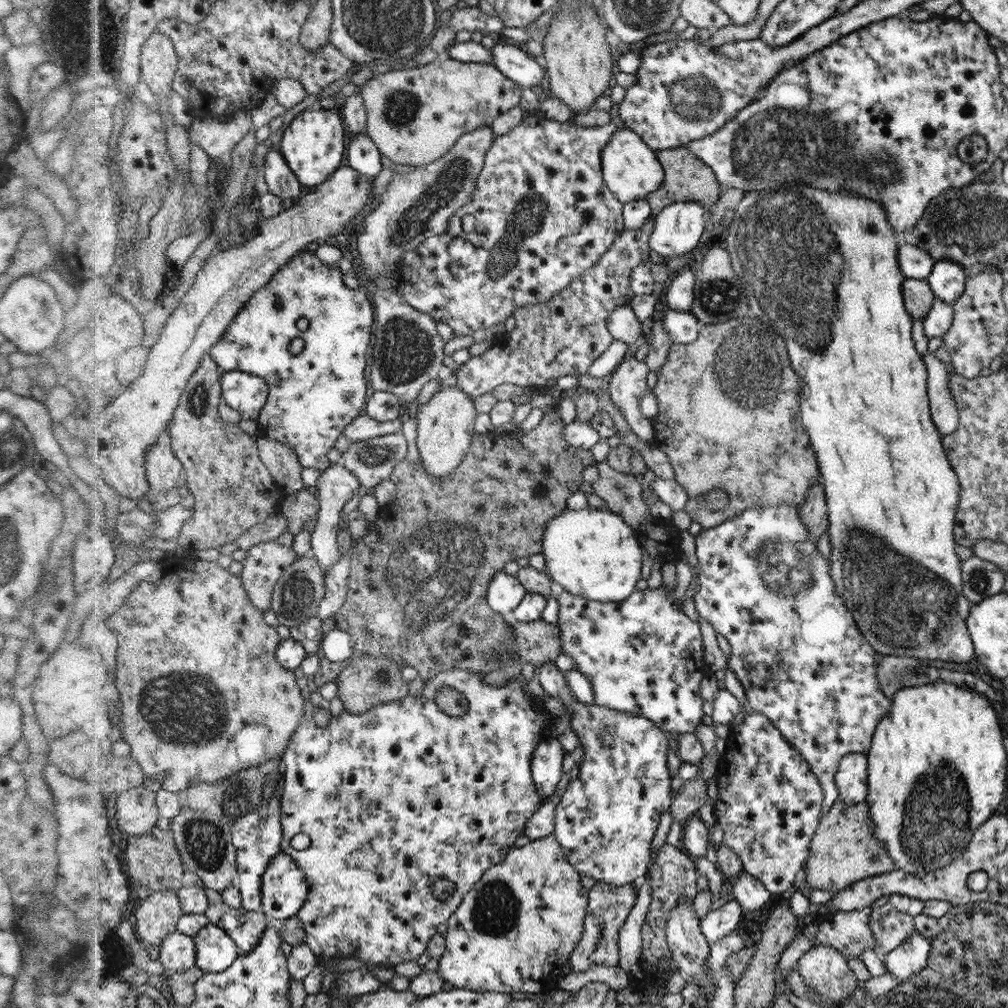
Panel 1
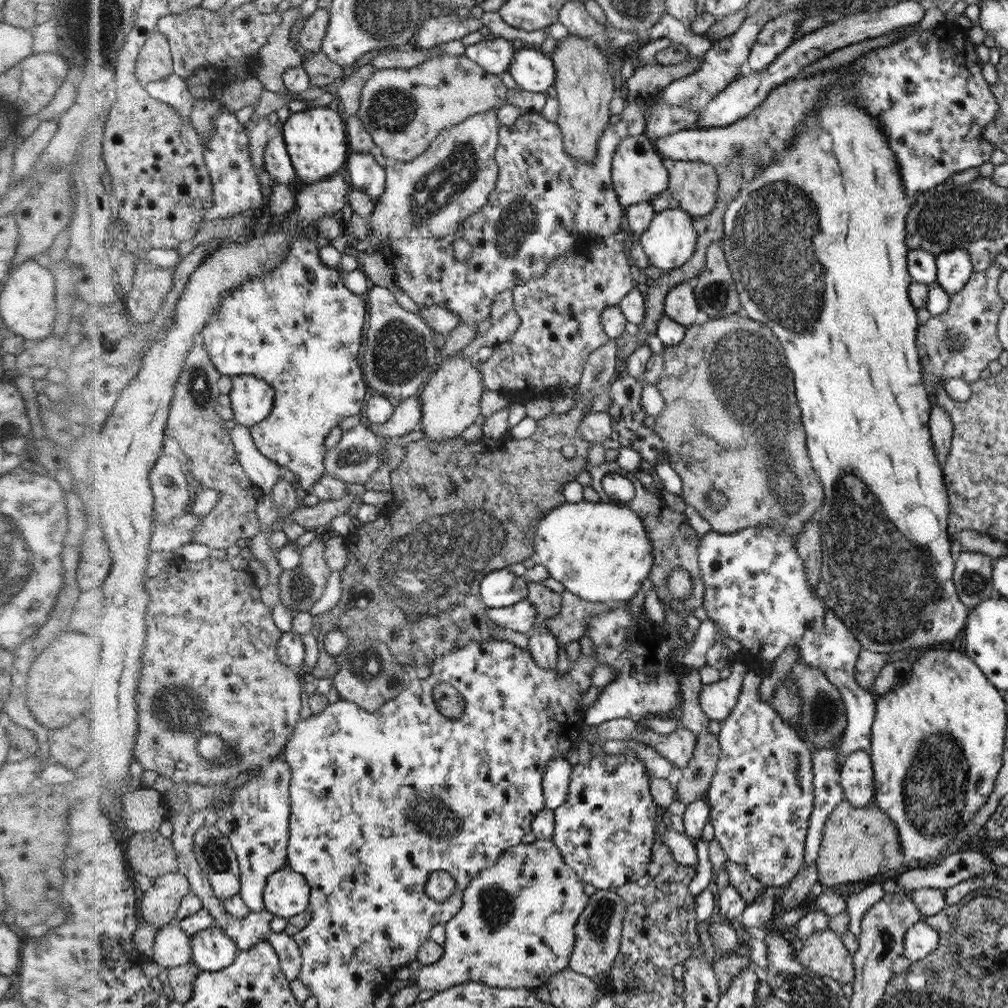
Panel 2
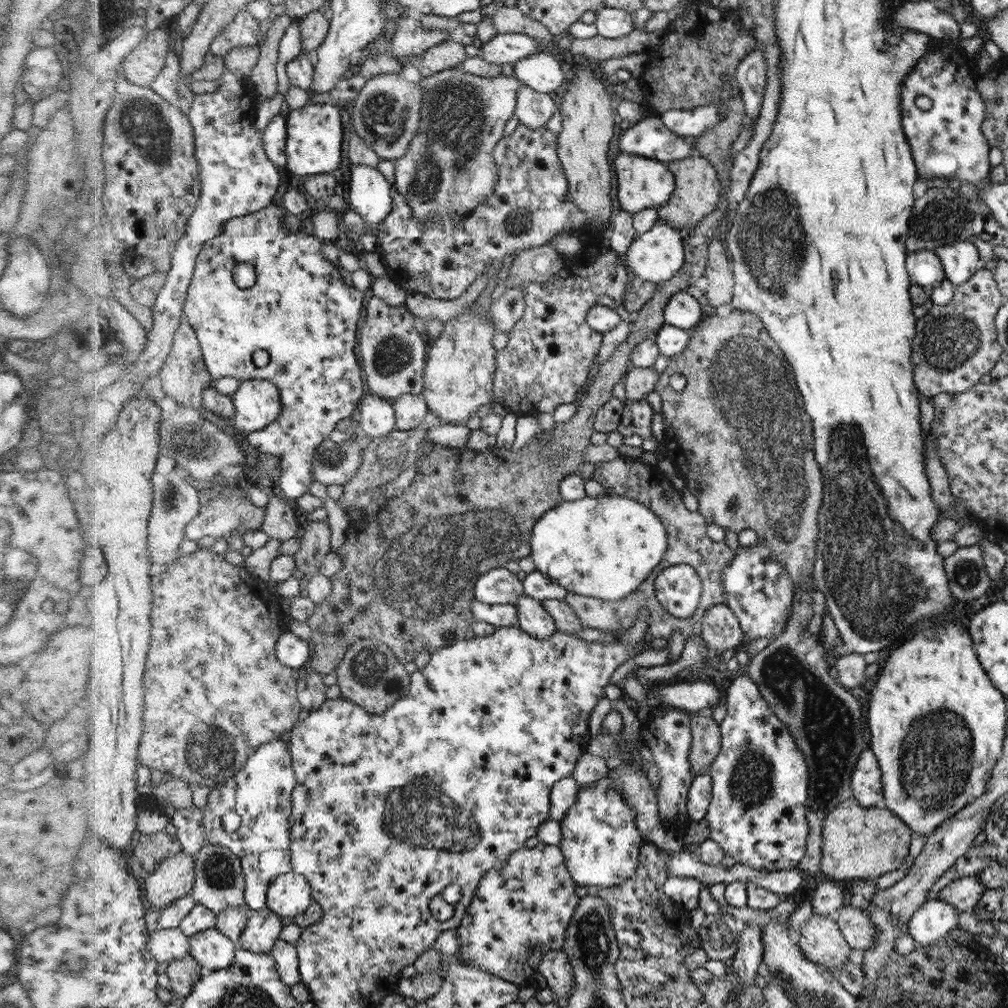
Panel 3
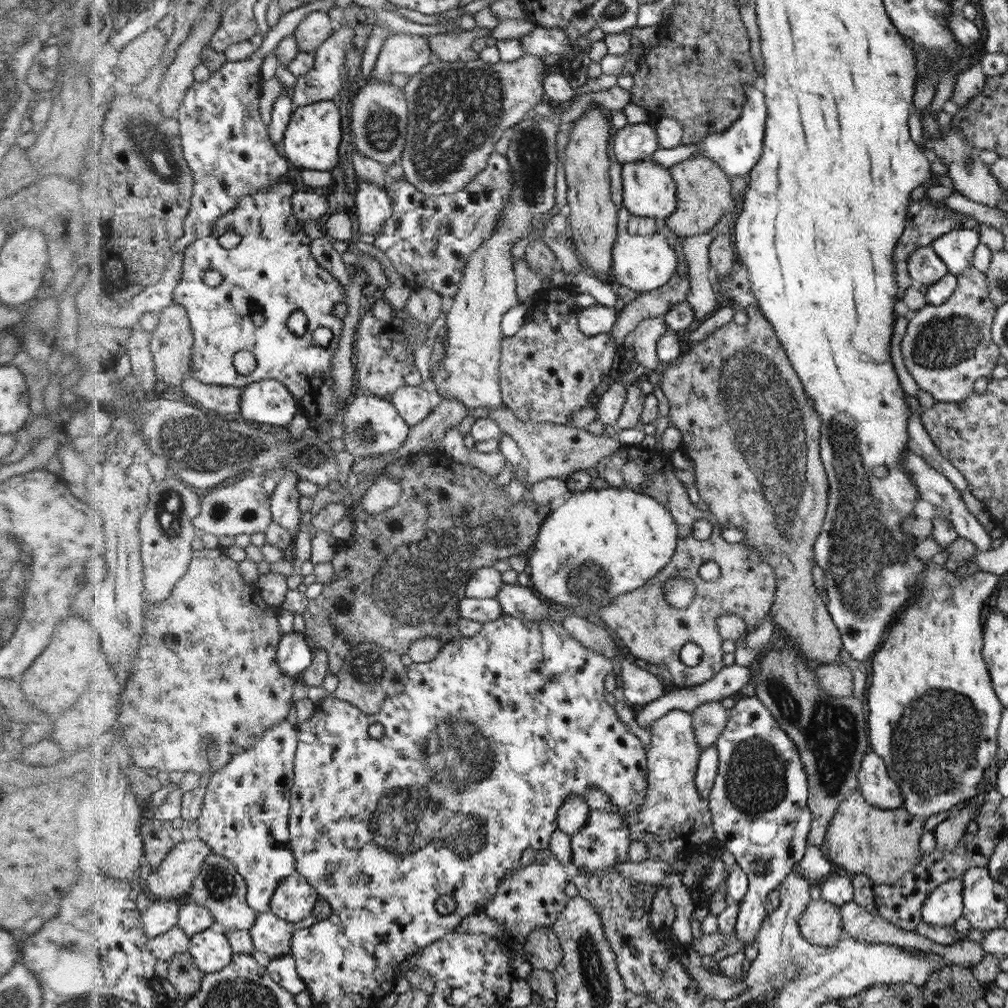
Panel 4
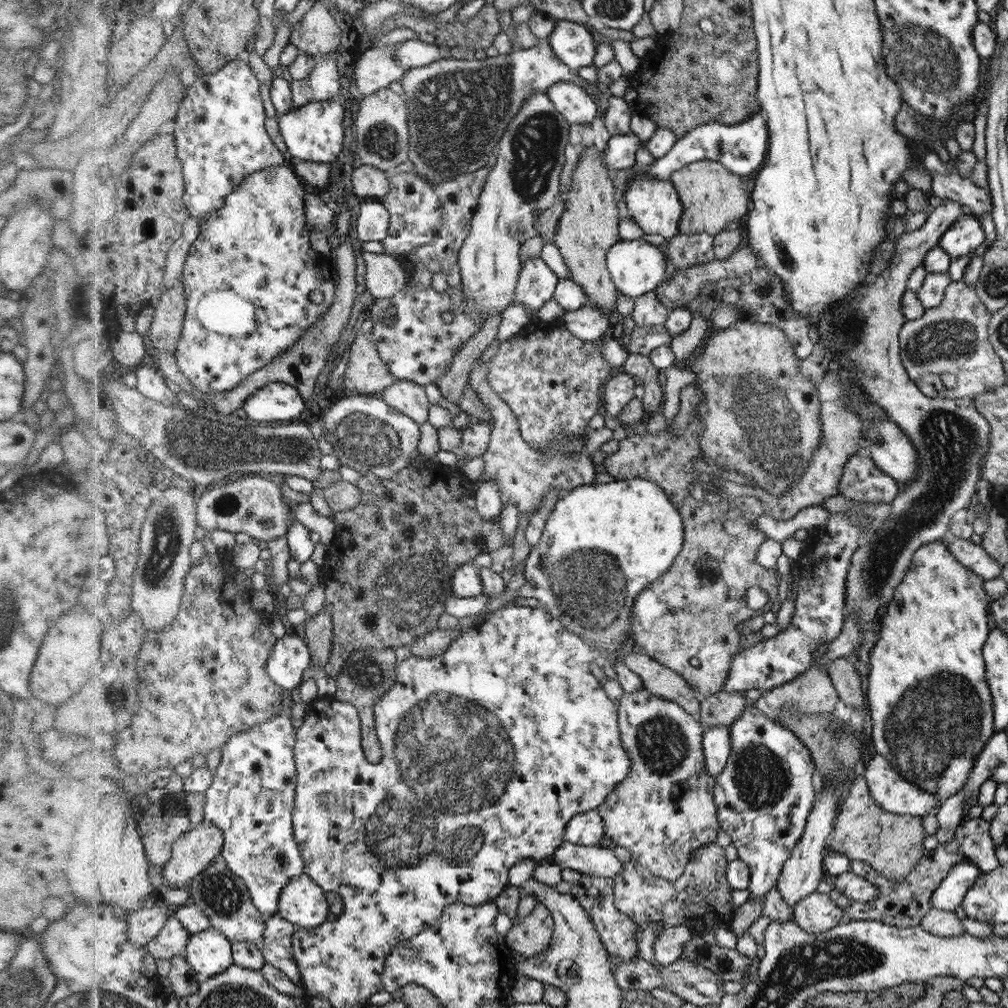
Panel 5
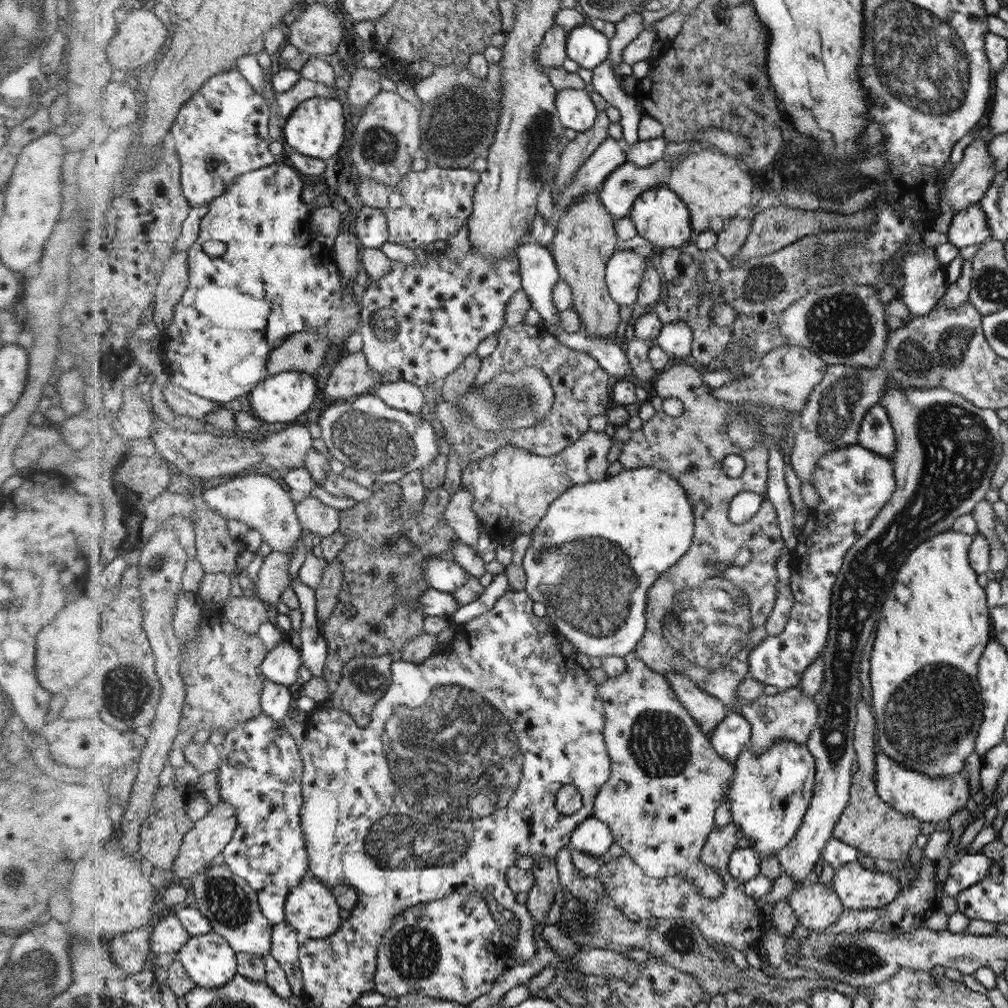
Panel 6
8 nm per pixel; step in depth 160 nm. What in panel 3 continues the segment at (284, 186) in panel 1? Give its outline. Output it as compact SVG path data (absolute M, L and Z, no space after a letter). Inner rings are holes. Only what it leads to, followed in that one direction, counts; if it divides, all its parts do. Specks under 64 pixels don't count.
M288 112L280 113L274 122L265 130L265 147L269 152L269 157L278 165L289 166L289 156L287 151L289 139Z

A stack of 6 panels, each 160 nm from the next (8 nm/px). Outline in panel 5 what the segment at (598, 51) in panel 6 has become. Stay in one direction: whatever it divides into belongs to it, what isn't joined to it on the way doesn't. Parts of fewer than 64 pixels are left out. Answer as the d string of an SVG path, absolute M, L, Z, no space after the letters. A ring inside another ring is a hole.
M559 19L547 40L556 55L572 70L577 72L580 68L593 64L596 47L591 26Z

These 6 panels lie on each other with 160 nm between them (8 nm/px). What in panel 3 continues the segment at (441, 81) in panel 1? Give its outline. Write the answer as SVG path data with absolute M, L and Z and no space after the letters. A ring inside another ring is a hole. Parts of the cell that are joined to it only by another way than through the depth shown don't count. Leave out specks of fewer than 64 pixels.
M399 73L377 74L365 82L364 88L351 104L355 133L384 160L395 162L409 150L409 144L421 126L421 106L425 102L421 82L410 82Z

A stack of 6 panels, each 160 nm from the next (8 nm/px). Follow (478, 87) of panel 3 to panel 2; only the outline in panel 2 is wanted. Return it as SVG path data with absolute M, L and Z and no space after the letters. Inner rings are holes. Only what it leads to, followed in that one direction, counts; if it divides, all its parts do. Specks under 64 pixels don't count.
M491 108L486 112L479 112L478 114L474 114L469 116L464 122L457 124L456 126L446 128L441 132L440 135L437 136L436 139L433 140L433 143L429 147L429 150L423 152L420 156L417 156L414 160L406 160L406 161L392 161L385 168L385 189L384 192L379 196L377 203L375 204L374 210L371 212L369 216L369 234L373 234L375 238L377 238L377 242L380 244L379 252L382 252L382 245L384 243L390 242L390 239L397 239L402 236L406 238L418 238L418 239L432 239L432 238L442 238L442 237L451 237L456 231L459 230L460 224L464 222L465 219L468 219L469 216L472 216L475 212L481 210L482 207L489 200L490 194L495 190L497 186L497 180L499 175L500 167L497 164L496 159L496 150L498 148L498 128L500 128L500 124L498 124L498 120L496 120L496 110Z

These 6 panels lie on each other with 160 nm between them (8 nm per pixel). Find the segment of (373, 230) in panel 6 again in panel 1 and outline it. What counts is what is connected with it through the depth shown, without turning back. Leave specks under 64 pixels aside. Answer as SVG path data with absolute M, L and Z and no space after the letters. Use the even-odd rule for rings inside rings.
M364 132L352 135L349 143L348 166L366 178L375 180L382 170L382 153L374 141Z

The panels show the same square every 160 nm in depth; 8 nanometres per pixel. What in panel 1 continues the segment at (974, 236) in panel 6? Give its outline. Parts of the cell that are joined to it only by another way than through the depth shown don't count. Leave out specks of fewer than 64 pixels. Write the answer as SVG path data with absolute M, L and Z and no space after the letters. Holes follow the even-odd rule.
M938 260L935 261L927 282L935 299L952 304L963 296L964 282L968 282L968 277L956 260Z

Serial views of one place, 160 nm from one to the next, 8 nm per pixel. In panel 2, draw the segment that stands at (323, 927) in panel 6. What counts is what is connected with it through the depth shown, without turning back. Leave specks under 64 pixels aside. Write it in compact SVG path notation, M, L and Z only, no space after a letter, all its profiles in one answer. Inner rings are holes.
M288 866L269 878L266 888L266 910L289 920L309 910L313 885L301 872Z

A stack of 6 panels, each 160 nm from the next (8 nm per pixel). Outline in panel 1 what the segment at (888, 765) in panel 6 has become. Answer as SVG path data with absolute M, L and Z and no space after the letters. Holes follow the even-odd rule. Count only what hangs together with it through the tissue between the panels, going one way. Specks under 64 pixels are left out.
M858 753L847 755L841 760L836 782L839 801L846 805L865 803L869 794L868 758Z

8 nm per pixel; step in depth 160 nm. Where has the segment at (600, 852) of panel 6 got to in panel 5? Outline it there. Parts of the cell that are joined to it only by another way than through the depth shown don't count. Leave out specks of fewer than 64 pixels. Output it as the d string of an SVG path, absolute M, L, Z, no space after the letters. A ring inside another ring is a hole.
M597 809L578 812L565 828L565 840L579 845L601 846L606 828Z

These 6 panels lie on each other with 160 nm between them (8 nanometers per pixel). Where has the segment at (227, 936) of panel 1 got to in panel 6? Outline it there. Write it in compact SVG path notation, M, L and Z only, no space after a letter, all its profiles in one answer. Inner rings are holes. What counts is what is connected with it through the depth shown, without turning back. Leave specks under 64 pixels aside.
M212 931L210 934L191 937L189 943L180 952L179 959L185 964L189 975L198 986L217 989L224 987L239 973L239 956L237 949L221 934Z

